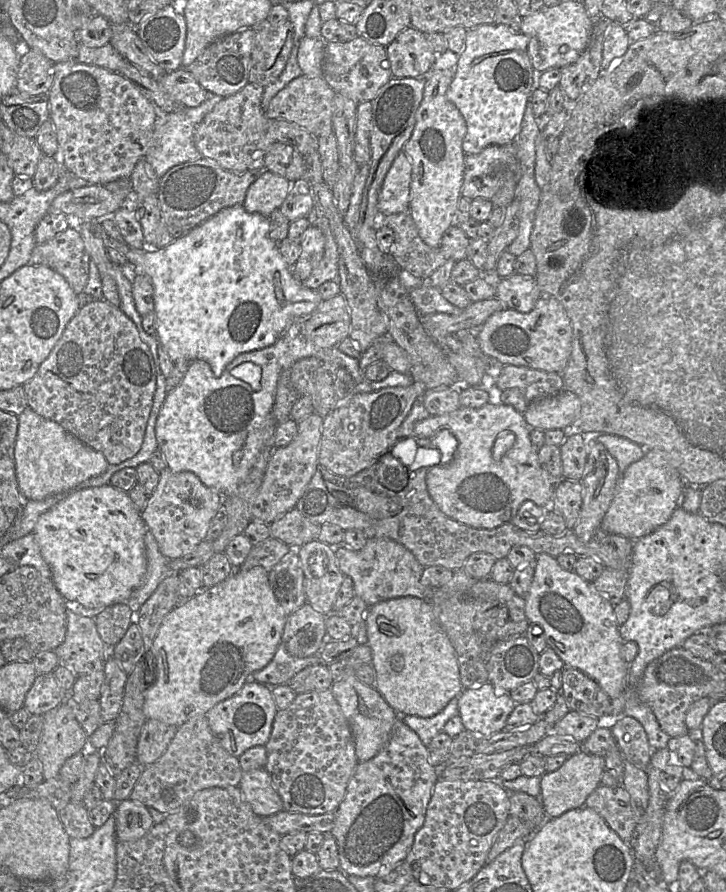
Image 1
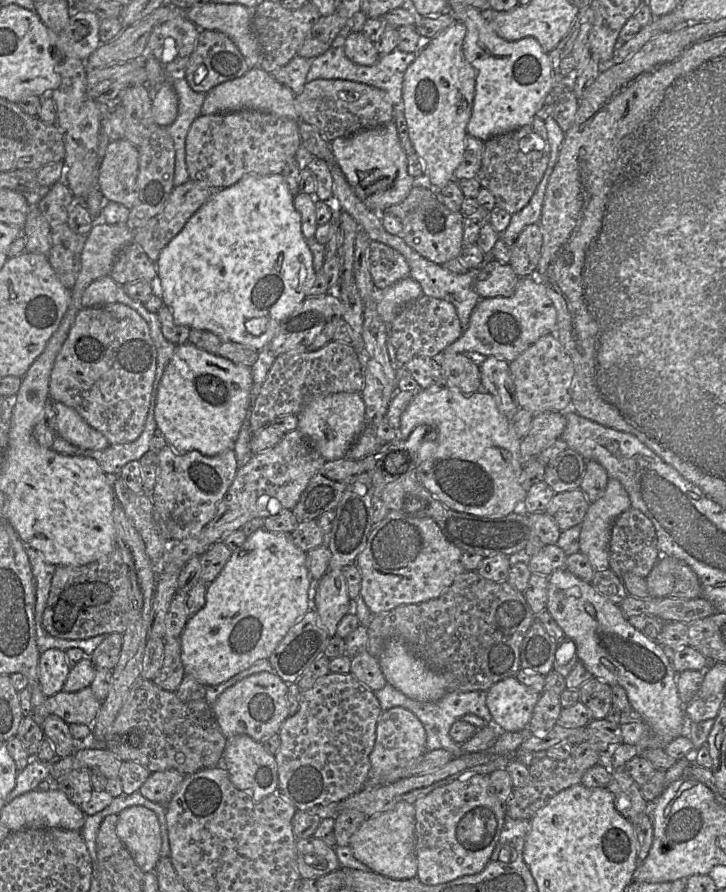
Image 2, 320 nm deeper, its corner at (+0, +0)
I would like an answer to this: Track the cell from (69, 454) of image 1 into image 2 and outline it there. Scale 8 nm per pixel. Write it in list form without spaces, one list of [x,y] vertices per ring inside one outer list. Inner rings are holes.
[[[53,401],[53,406],[56,412],[55,435],[83,449],[103,450],[110,445],[105,436],[91,427],[76,410],[56,401]]]

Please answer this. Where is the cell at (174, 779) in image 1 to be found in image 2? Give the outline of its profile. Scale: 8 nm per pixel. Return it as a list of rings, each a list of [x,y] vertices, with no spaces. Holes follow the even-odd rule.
[[[174,769],[154,772],[151,773],[139,791],[152,802],[169,803],[184,778],[185,775]]]

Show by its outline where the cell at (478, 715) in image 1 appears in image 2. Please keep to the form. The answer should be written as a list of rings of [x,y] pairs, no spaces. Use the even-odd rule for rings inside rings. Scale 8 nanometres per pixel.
[[[516,676],[494,684],[486,697],[493,725],[504,732],[526,730],[540,694],[520,683]]]

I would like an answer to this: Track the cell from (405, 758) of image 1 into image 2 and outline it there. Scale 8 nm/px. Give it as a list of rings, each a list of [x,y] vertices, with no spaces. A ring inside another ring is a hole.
[[[403,707],[382,711],[377,723],[374,748],[370,754],[371,772],[390,771],[405,766],[426,751],[426,731],[415,714]]]

